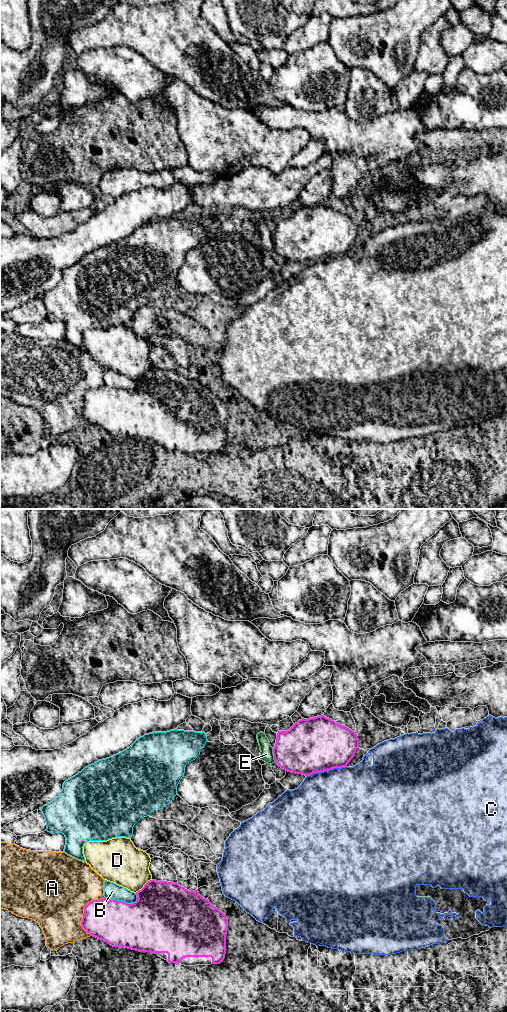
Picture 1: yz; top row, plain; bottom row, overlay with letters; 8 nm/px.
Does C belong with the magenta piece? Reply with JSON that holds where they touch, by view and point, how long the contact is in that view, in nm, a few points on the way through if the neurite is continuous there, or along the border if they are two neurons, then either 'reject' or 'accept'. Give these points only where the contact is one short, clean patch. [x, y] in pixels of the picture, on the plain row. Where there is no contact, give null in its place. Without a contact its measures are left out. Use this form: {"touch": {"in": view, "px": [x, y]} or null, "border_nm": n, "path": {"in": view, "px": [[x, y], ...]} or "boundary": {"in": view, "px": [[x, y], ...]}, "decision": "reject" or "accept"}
{"touch": {"in": "yz", "px": [326, 258]}, "border_nm": 340, "decision": "reject"}

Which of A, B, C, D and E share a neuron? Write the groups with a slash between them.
A / B / C / D / E

